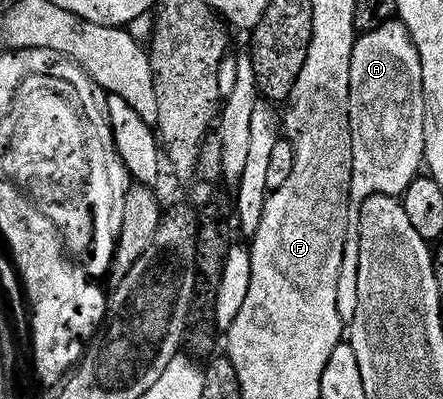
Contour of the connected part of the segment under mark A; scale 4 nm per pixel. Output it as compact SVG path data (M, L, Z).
M394 20L383 24L375 31L362 33L355 42L353 59L350 62L350 133L353 137L353 182L351 183L351 207L358 210L373 196L400 197L409 185L420 175L424 167L425 146L425 102L424 82L422 81L421 58L416 47L413 46L411 35L402 21Z

